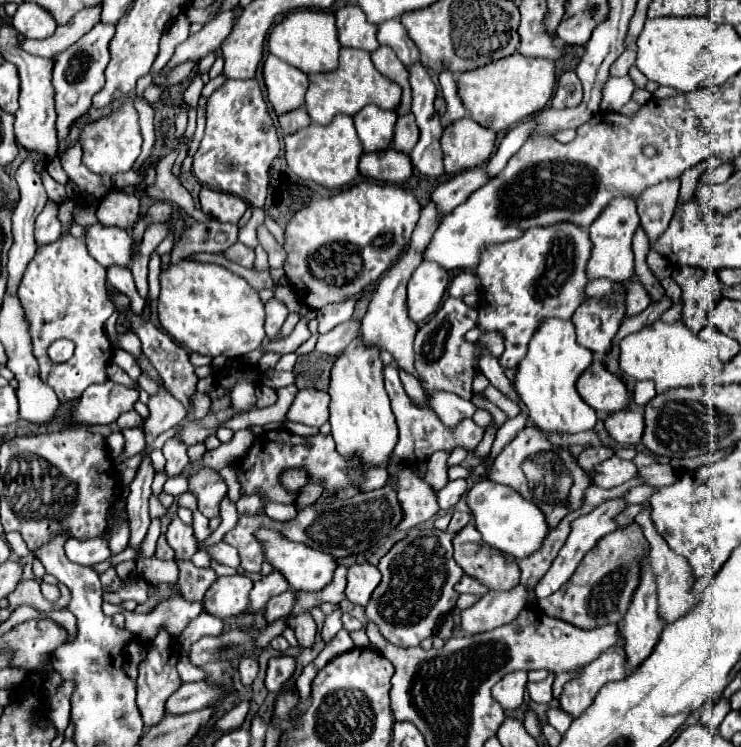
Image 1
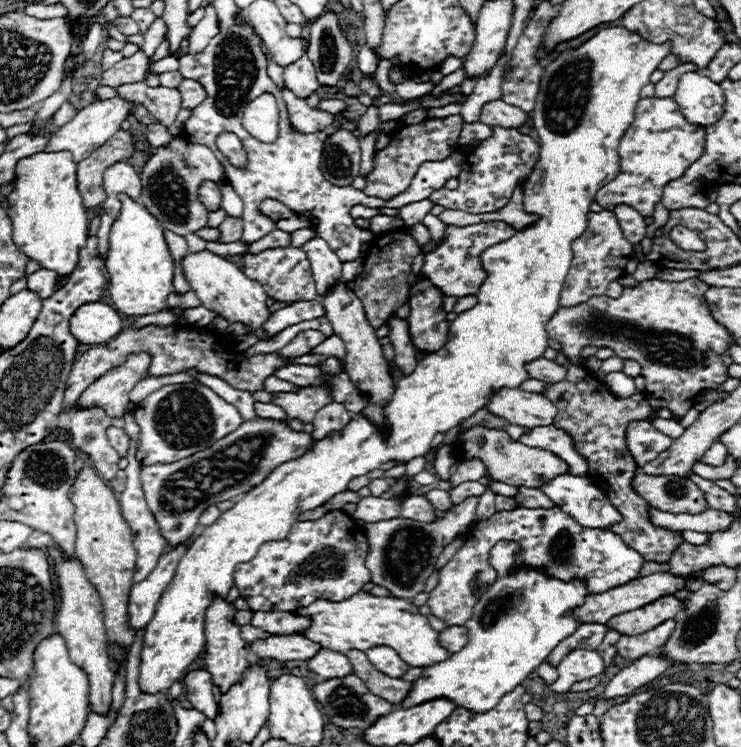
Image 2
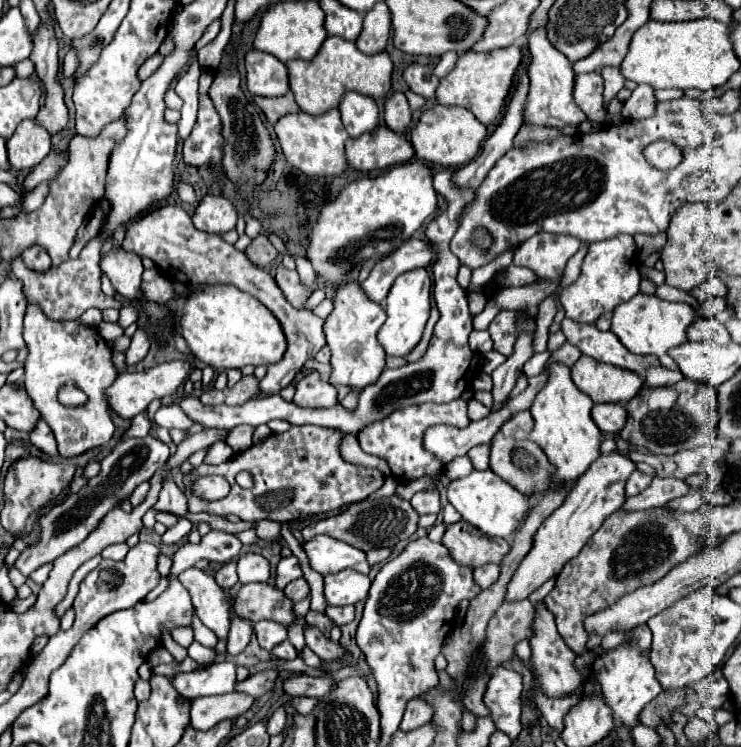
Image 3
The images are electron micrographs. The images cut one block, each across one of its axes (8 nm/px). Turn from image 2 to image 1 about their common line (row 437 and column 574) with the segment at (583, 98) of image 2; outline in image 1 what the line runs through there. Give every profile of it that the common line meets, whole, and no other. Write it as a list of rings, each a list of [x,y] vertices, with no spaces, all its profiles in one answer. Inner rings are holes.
[[[544,320],[532,336],[526,358],[518,364],[514,386],[530,410],[530,420],[548,434],[578,434],[596,426],[596,412],[576,392],[578,376],[592,364],[590,350],[576,344],[574,324],[570,320]]]

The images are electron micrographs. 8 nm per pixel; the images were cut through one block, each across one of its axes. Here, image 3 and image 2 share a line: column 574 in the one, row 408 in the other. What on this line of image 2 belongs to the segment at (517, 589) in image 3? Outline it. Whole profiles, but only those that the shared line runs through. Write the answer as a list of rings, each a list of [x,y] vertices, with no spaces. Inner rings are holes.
[[[500,388],[490,396],[486,408],[490,414],[524,428],[548,426],[556,416],[556,406],[548,398],[520,388]]]

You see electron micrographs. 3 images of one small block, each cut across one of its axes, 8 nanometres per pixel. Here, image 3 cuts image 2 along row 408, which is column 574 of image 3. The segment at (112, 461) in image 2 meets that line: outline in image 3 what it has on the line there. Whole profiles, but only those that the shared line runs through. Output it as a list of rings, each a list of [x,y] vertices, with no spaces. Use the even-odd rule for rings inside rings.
[[[598,72],[574,76],[574,102],[586,114],[588,120],[598,122],[598,124],[606,120],[602,92],[604,92],[604,80]]]

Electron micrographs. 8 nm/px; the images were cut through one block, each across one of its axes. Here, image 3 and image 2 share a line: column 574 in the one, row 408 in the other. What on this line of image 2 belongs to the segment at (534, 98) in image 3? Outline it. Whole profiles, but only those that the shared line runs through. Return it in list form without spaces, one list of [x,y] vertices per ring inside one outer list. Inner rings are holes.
[[[150,352],[130,354],[124,364],[108,370],[94,384],[90,384],[76,402],[76,408],[100,406],[108,412],[108,416],[124,416],[126,406],[130,404],[128,394],[136,386],[136,382],[146,378],[150,362]]]

